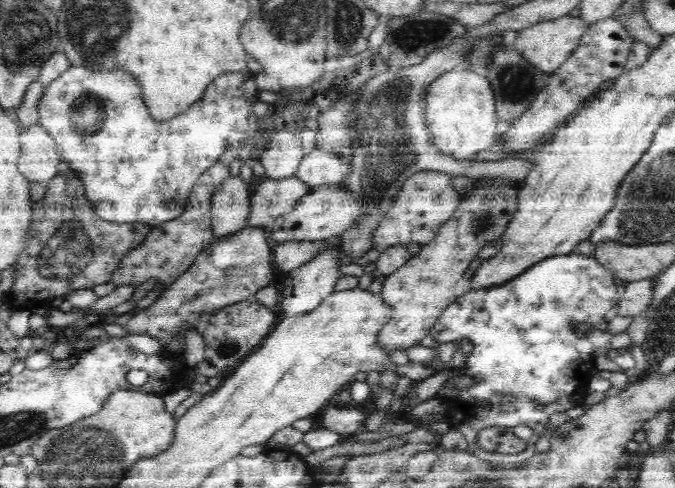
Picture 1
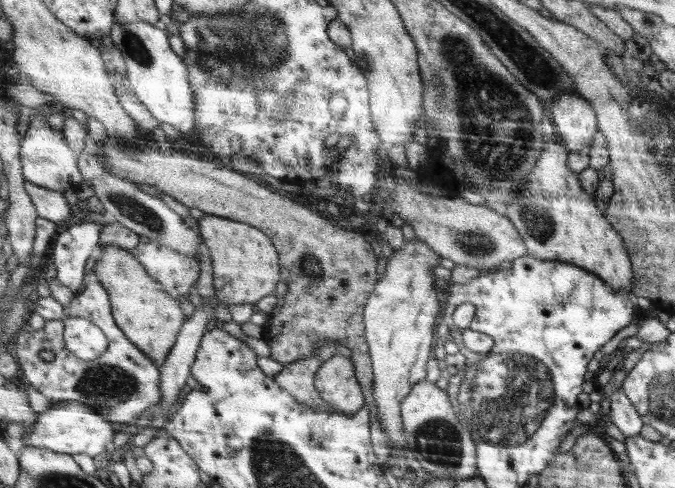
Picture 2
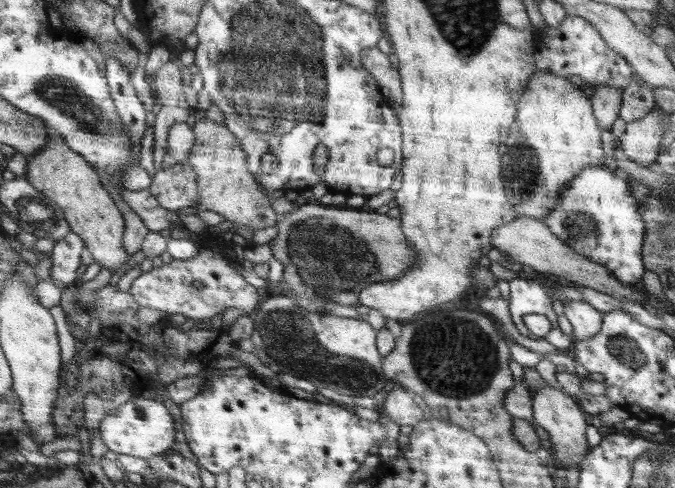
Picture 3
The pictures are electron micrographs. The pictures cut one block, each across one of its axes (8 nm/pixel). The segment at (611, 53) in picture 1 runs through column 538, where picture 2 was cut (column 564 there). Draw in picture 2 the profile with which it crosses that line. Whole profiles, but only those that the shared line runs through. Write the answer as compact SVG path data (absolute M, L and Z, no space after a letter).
M560 93L549 107L551 122L557 139L571 151L590 148L597 133L597 113L581 95Z

